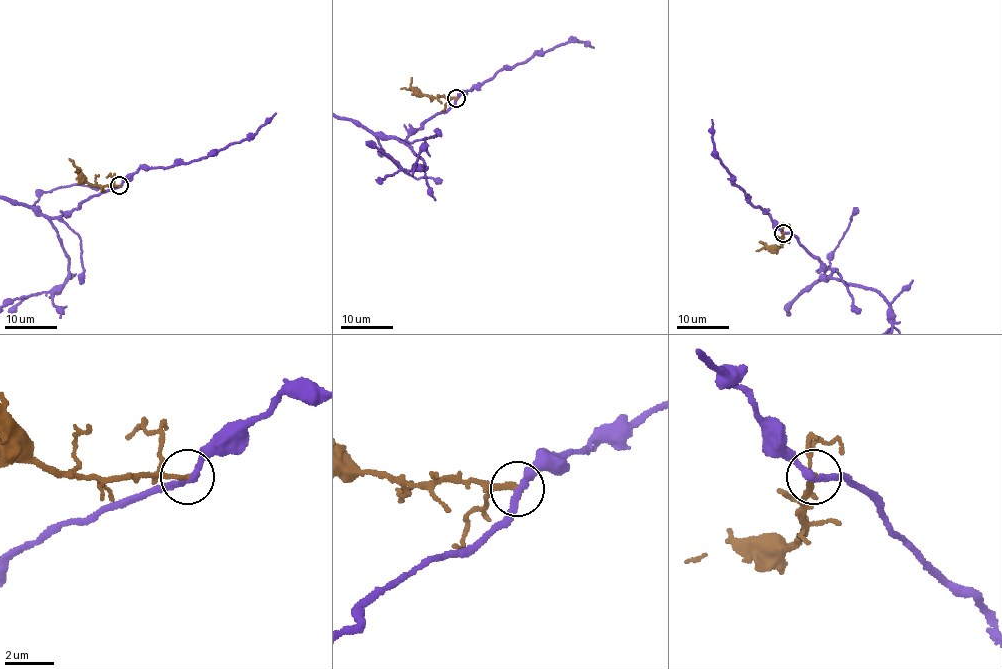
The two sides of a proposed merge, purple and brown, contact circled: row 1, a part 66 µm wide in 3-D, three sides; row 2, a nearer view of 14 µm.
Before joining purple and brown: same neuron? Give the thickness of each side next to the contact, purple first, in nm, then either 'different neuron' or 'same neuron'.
calibres 260 and 220 nm; different neuron

